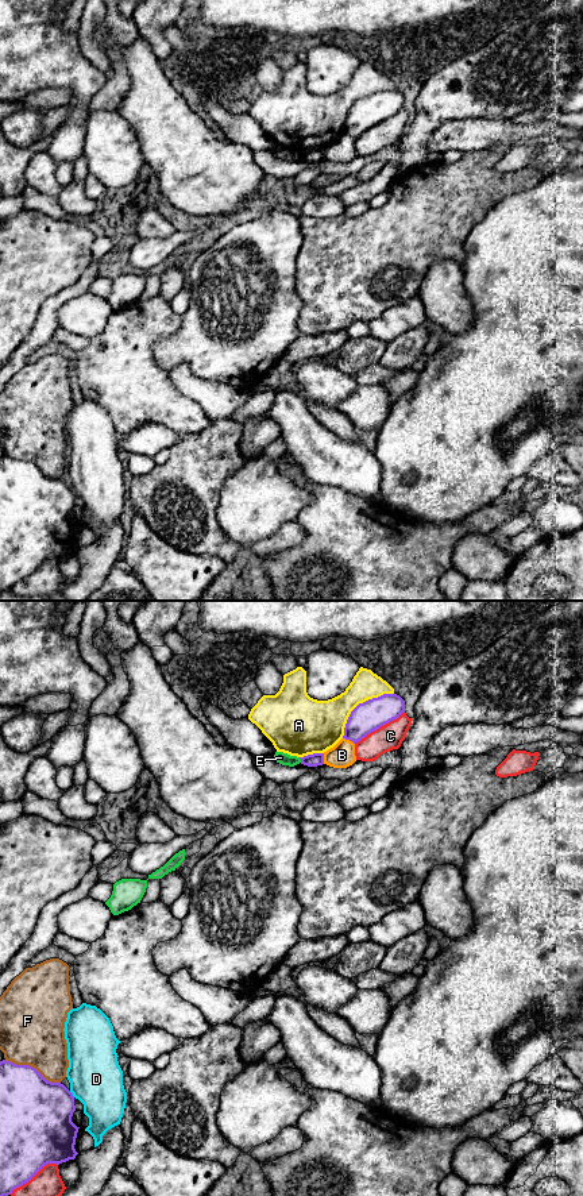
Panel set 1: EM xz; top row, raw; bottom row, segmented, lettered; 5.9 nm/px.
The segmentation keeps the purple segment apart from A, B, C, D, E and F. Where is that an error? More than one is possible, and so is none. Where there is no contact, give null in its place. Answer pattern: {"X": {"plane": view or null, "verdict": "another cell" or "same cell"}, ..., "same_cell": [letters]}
{"A": {"plane": "xz", "verdict": "another cell"}, "B": {"plane": "xz", "verdict": "another cell"}, "C": {"plane": "xz", "verdict": "another cell"}, "D": {"plane": "xz", "verdict": "another cell"}, "E": {"plane": "xz", "verdict": "another cell"}, "F": {"plane": "xz", "verdict": "another cell"}, "same_cell": []}

